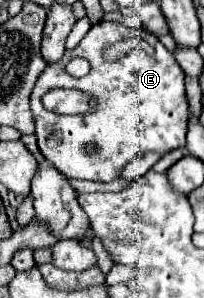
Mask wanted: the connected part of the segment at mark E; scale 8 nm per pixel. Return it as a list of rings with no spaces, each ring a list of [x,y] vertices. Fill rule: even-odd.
[[[99,22],[83,36],[77,48],[67,50],[61,62],[47,66],[37,78],[31,92],[31,112],[35,120],[35,136],[41,154],[67,178],[111,182],[119,178],[123,166],[145,152],[171,152],[185,146],[187,134],[187,98],[185,98],[185,74],[175,56],[151,34],[127,28],[119,22]],[[141,36],[155,48],[155,58],[149,58],[145,50],[131,50],[117,62],[105,60],[105,48],[121,40]],[[73,58],[85,58],[91,70],[83,78],[67,74],[65,66]],[[53,88],[77,88],[97,98],[97,108],[85,116],[61,116],[45,110],[41,96]],[[85,144],[97,144],[97,152],[85,152]]]

